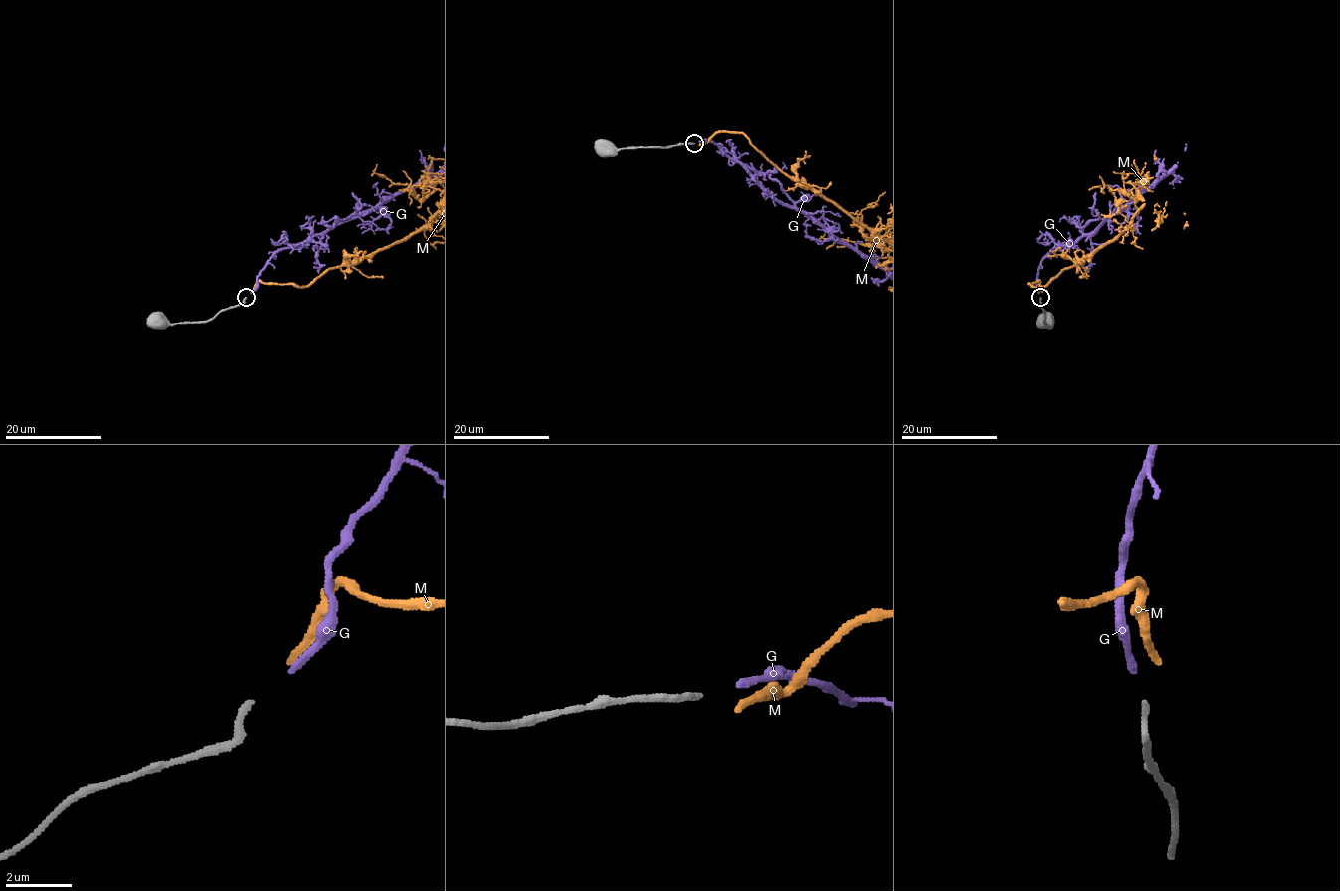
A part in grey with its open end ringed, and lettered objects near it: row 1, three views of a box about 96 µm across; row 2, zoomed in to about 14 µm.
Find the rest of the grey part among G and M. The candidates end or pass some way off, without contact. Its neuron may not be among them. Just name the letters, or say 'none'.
G

